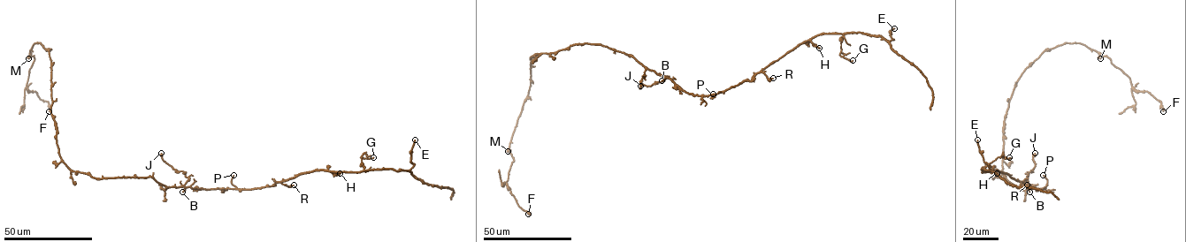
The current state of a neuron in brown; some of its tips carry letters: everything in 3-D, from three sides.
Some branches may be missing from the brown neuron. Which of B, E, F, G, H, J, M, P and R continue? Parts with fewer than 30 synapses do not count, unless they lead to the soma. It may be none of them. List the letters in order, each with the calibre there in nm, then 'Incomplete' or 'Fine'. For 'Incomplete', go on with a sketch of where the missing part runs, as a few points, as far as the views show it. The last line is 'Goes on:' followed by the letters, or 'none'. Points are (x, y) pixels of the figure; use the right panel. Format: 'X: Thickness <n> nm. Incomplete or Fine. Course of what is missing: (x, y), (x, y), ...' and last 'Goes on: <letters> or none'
B: Thickness 190 nm. Fine
E: Thickness 240 nm. Incomplete. Course of what is missing: (977, 139), (978, 105), (993, 87), (1012, 76), (1020, 58), (1029, 50), (1052, 41), (1063, 43), (1062, 53)
F: Thickness 340 nm. Fine
G: Thickness 160 nm. Fine
H: Thickness 320 nm. Fine
J: Thickness 500 nm. Fine
M: Thickness 550 nm. Fine
P: Thickness 170 nm. Fine
R: Thickness 110 nm. Fine
Goes on: E

